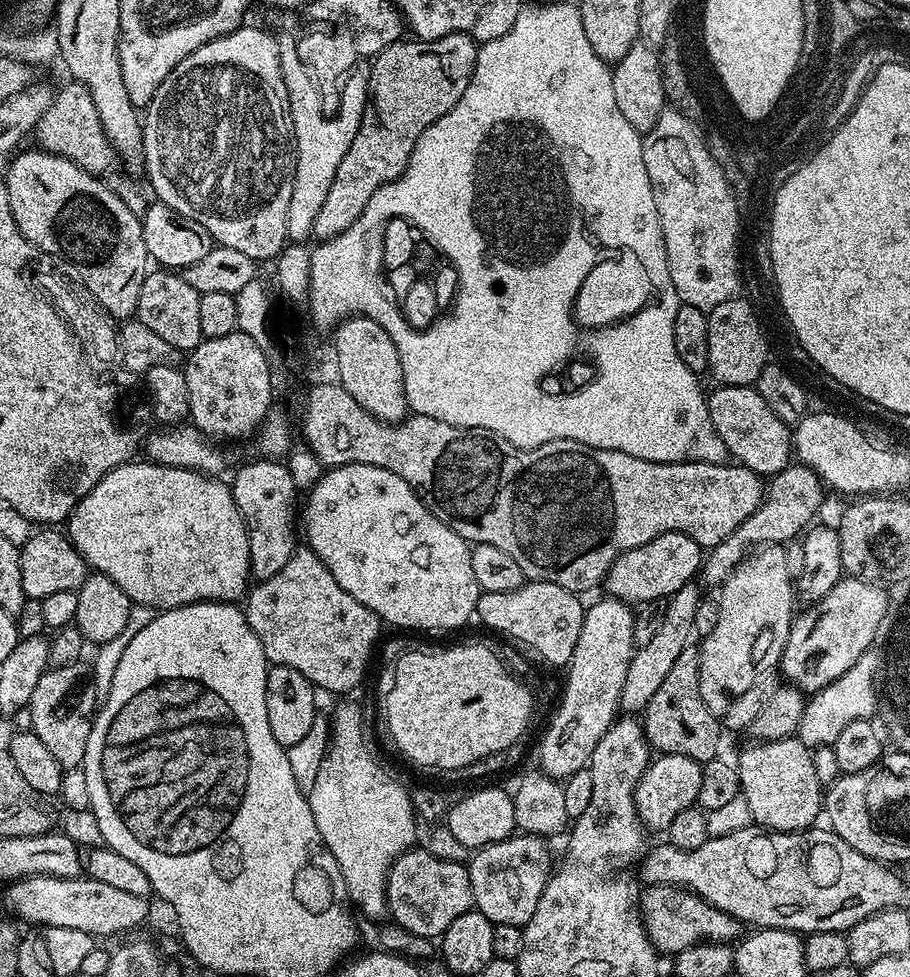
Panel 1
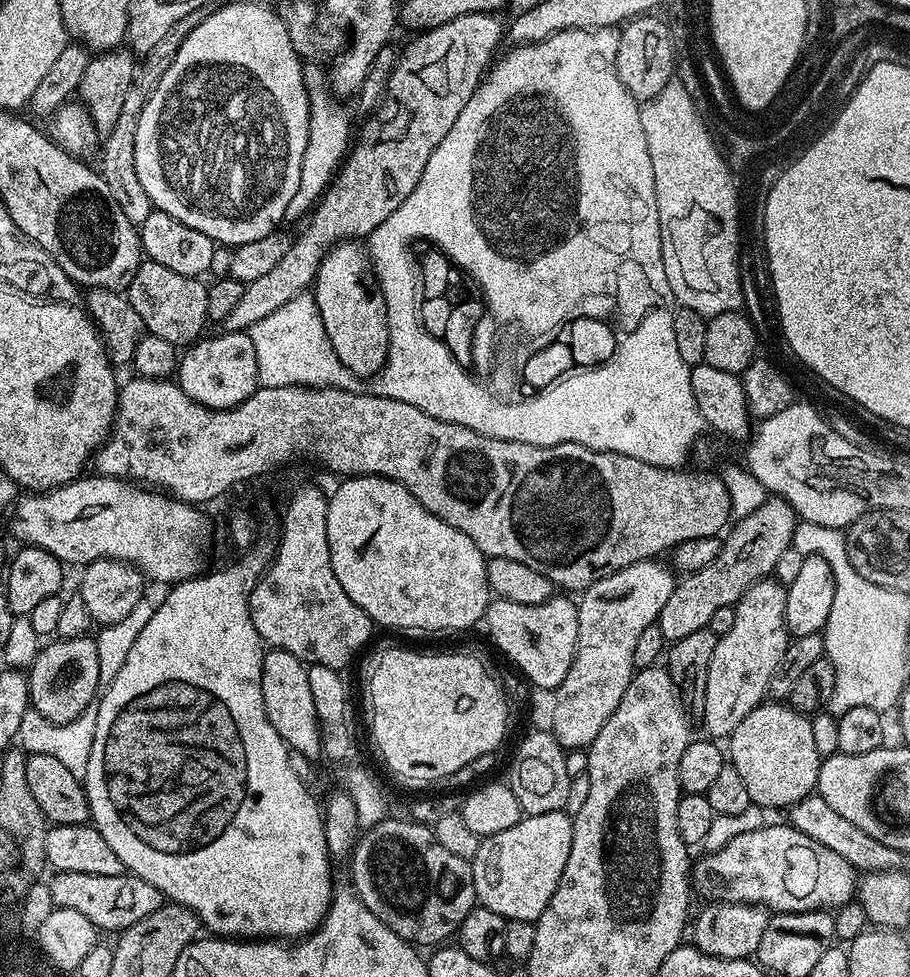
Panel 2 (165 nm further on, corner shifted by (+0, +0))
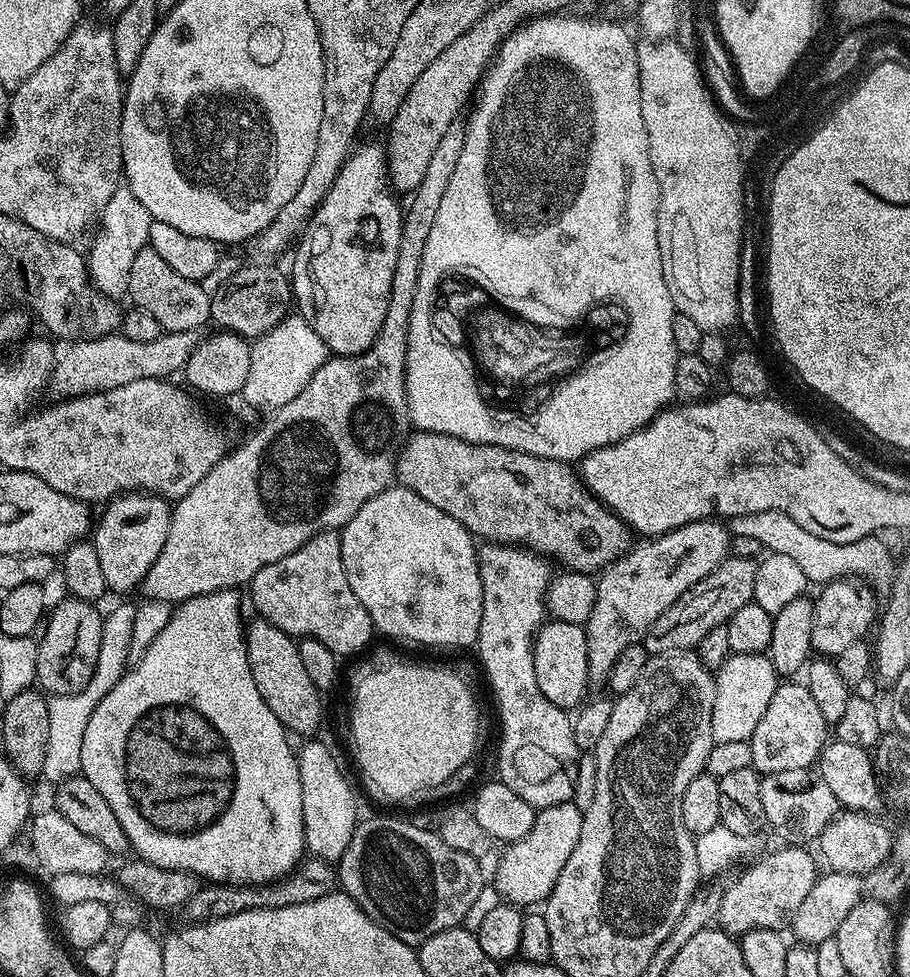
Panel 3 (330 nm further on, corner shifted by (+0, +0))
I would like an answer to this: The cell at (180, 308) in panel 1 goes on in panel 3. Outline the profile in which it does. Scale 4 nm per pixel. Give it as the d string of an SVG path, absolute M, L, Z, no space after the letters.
M144 247L131 263L127 299L137 308L152 315L164 332L195 332L211 321L210 302L212 297L202 290L199 280L182 278L156 253L153 248Z

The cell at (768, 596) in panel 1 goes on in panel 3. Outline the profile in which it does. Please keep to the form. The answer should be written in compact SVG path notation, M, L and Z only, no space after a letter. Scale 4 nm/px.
M730 654L724 660L724 665L715 669L714 679L716 689L710 714L713 741L721 744L751 740L754 726L762 722L762 714L766 714L766 706L770 706L770 698L774 698L774 690L778 683L772 661L764 654Z

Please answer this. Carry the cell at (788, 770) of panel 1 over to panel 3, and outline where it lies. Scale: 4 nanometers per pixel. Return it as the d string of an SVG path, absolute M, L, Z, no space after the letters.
M777 683L770 706L766 706L762 722L754 726L754 734L748 741L752 755L751 767L760 774L812 768L819 761L820 752L829 736L830 725L818 714L818 706L814 706L814 694L810 694L804 683Z

